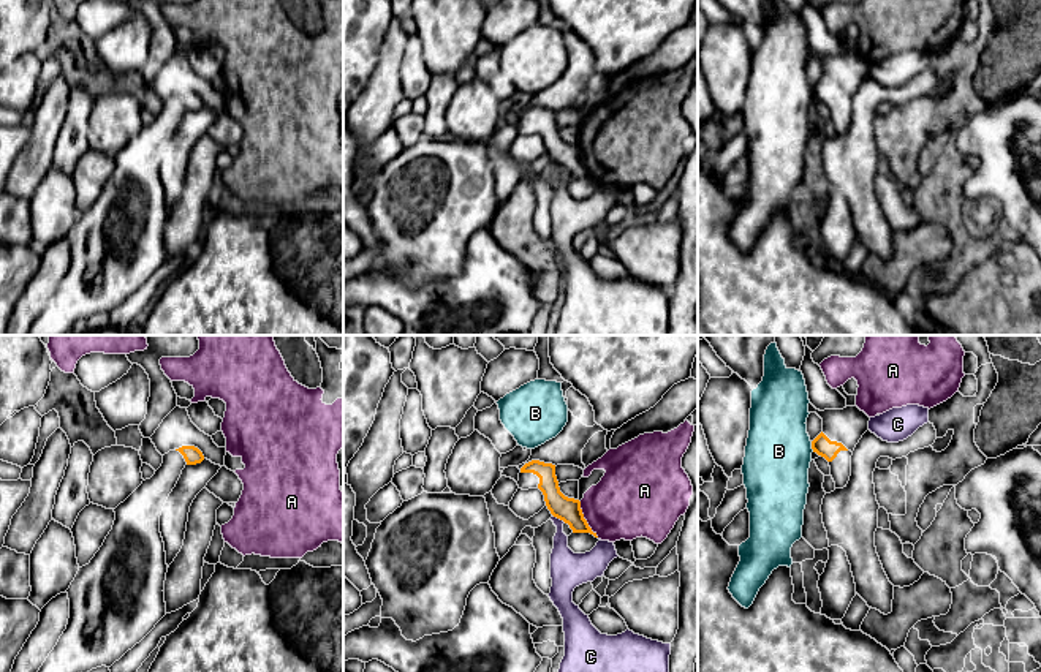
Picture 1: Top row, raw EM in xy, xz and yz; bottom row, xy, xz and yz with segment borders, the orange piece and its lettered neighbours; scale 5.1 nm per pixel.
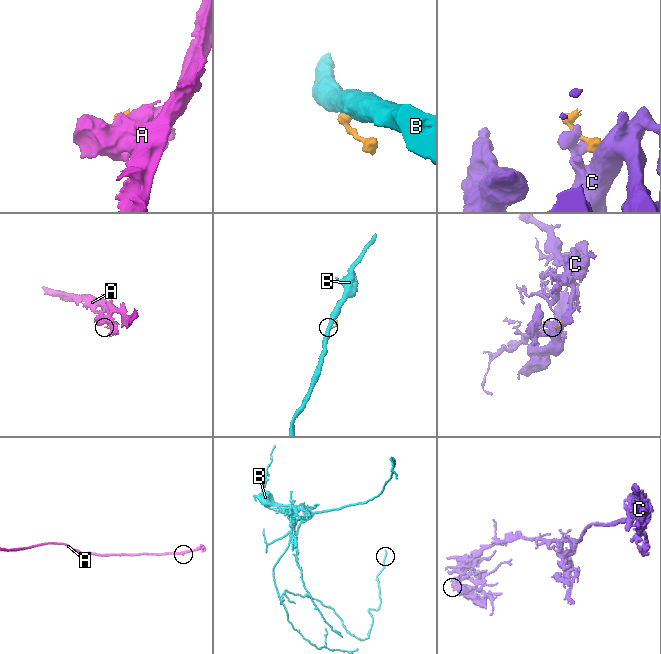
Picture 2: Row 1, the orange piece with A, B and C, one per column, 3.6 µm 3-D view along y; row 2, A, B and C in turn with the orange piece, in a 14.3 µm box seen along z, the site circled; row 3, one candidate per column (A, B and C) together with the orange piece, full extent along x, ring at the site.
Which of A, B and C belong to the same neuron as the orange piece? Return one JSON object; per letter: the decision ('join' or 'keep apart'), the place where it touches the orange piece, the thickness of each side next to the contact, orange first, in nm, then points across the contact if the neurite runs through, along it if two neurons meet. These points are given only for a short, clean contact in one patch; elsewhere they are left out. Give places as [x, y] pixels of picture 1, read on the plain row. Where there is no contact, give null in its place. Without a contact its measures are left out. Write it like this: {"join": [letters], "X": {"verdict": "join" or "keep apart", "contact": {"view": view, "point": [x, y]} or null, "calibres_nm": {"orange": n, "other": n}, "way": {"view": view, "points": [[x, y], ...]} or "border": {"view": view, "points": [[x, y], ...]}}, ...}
{"join": [], "A": {"verdict": "keep apart", "contact": {"view": "xz", "point": [584, 165]}, "calibres_nm": {"orange": 130, "other": 360}}, "B": {"verdict": "keep apart", "contact": {"view": "yz", "point": [812, 92]}, "calibres_nm": {"orange": 100, "other": 340}, "border": {"view": "yz", "points": [[810, 87], [813, 97]]}}, "C": {"verdict": "keep apart", "contact": {"view": "xz", "point": [559, 163]}, "calibres_nm": {"orange": 130, "other": 160}}}

